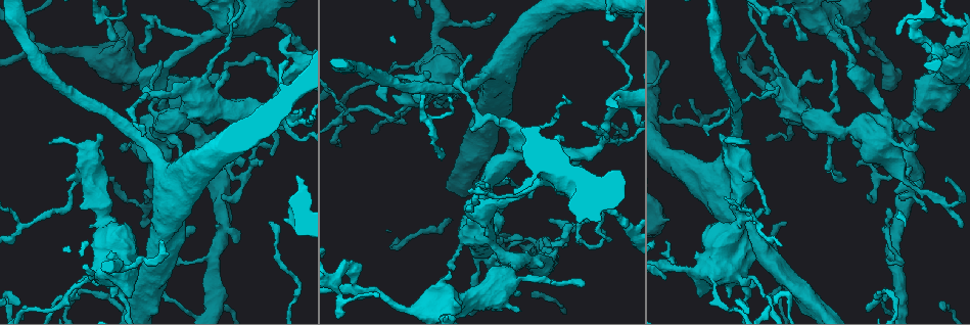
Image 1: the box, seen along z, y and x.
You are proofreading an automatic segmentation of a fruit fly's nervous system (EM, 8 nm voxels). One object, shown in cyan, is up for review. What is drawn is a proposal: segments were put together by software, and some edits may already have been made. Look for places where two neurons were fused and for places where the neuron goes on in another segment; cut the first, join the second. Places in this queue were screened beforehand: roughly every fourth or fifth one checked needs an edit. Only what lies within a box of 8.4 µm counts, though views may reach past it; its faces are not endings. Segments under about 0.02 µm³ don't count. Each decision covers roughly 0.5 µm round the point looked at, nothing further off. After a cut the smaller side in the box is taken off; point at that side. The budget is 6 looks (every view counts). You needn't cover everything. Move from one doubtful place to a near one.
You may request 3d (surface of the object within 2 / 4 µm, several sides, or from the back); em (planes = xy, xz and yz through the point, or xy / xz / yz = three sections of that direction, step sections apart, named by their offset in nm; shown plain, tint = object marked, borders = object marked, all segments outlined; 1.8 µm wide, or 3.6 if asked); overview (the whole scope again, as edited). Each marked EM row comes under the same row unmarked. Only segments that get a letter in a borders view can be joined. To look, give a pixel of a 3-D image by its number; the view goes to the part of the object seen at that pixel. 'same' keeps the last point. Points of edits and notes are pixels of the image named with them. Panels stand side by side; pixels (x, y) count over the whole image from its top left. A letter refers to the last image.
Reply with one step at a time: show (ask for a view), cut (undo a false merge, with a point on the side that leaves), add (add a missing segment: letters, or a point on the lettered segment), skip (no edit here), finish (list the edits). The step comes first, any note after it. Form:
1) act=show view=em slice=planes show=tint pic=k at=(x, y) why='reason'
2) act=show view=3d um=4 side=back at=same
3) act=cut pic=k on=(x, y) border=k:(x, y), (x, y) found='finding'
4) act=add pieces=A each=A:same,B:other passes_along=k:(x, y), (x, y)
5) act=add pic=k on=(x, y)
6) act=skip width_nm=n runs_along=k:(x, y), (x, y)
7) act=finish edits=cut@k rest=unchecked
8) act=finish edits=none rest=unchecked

act=show view=em um=3.6 slice=planes show=borders pic=1 at=(783, 94) why='abrupt turn'

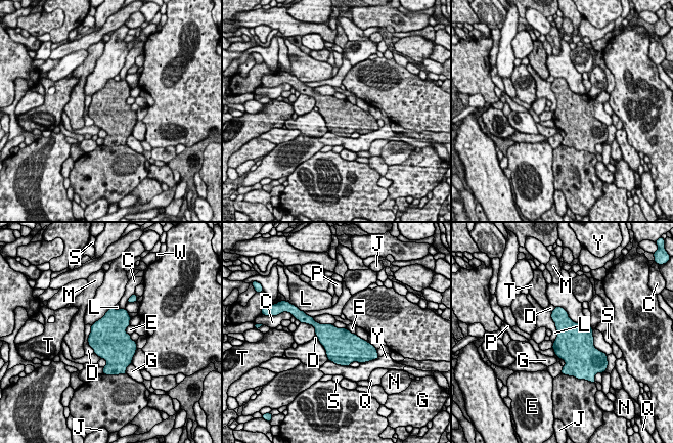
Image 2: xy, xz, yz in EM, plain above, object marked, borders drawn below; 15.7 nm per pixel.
act=skip each=C:other,D:other,E:other,G:other,J:other,L:other,M:other,N:other,P:other,Q:other,S:other,T:other,W:other,Y:other found='continuous, no second neuron'

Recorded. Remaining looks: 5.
act=show view=em um=3.6 slice=planes show=tint pic=1 at=(243, 162) why='sharp bend'

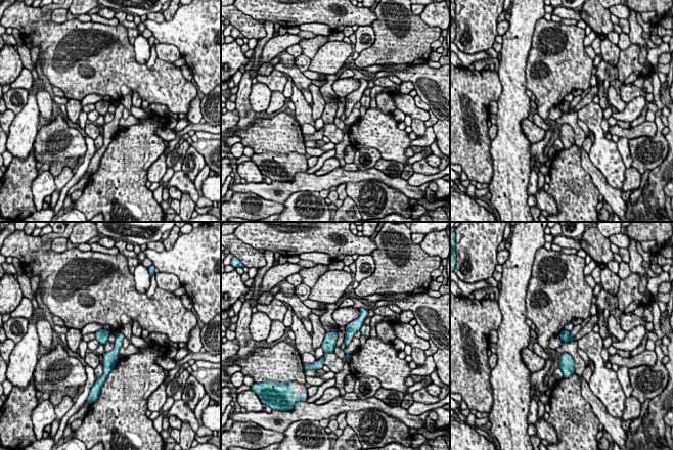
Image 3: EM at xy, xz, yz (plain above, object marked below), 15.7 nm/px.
act=show view=em um=3.6 slice=planes show=borders at=same

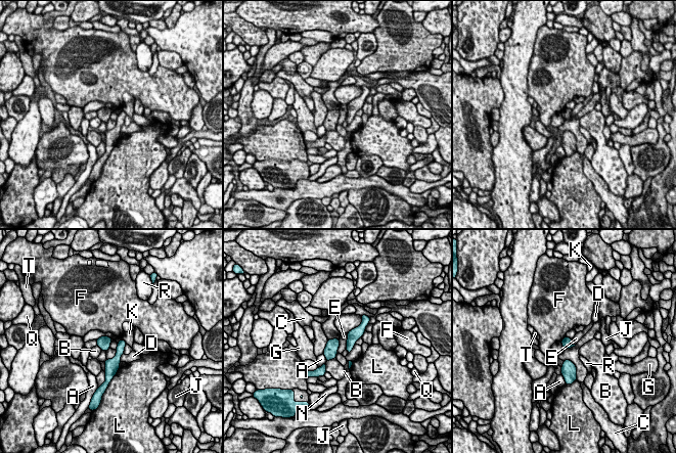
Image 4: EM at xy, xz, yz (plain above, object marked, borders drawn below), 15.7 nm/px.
act=skip each=A:other,B:other,C:other,D:other,E:other,F:other,G:other,J:other,K:other,L:other,N:other,Q:other,R:other,T:other border=4:(347, 333), (347, 347), (345, 349) found='one neuron here'

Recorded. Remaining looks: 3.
act=show view=em um=3.6 slice=planes show=borders pic=1 at=(272, 20) why='sudden change in width'

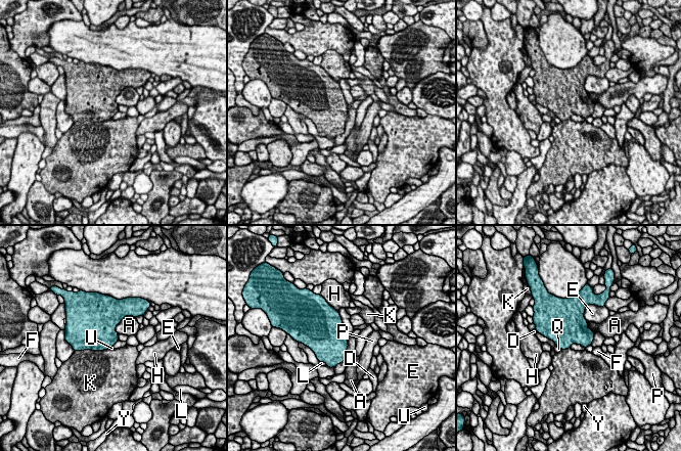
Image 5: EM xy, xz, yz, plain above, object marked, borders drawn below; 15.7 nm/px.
act=skip longest_contact=K:500nm each=A:other,D:other,E:other,F:other,H:other,K:other,L:other,P:other,Q:other,U:other,Y:other border=5:(570, 346), (580, 344), (585, 349) found='continuous, no second neuron'

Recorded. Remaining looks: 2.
act=finish edits=none rest=unchecked

